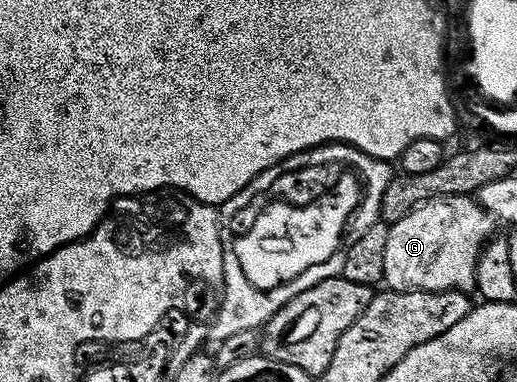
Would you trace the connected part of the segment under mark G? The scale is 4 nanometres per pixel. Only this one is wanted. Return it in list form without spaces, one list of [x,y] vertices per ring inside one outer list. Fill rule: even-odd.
[[[473,195],[435,197],[408,211],[387,233],[384,286],[390,291],[472,292],[477,286],[477,264],[494,234],[493,223],[495,216]]]

